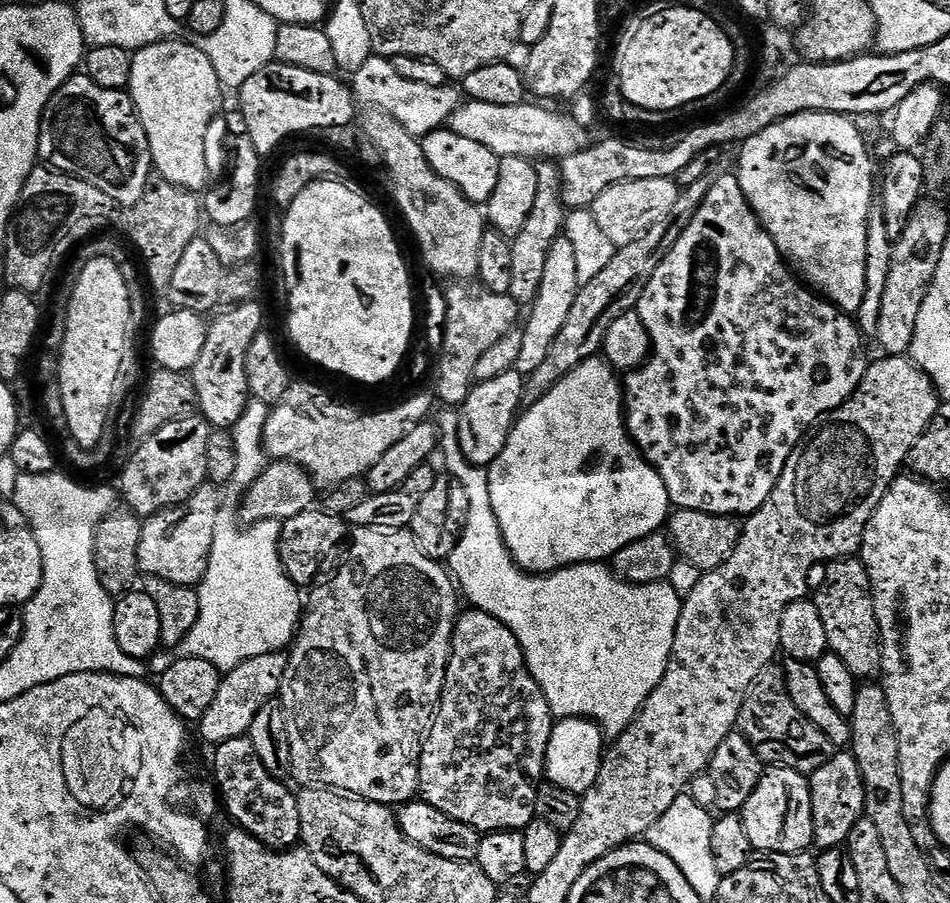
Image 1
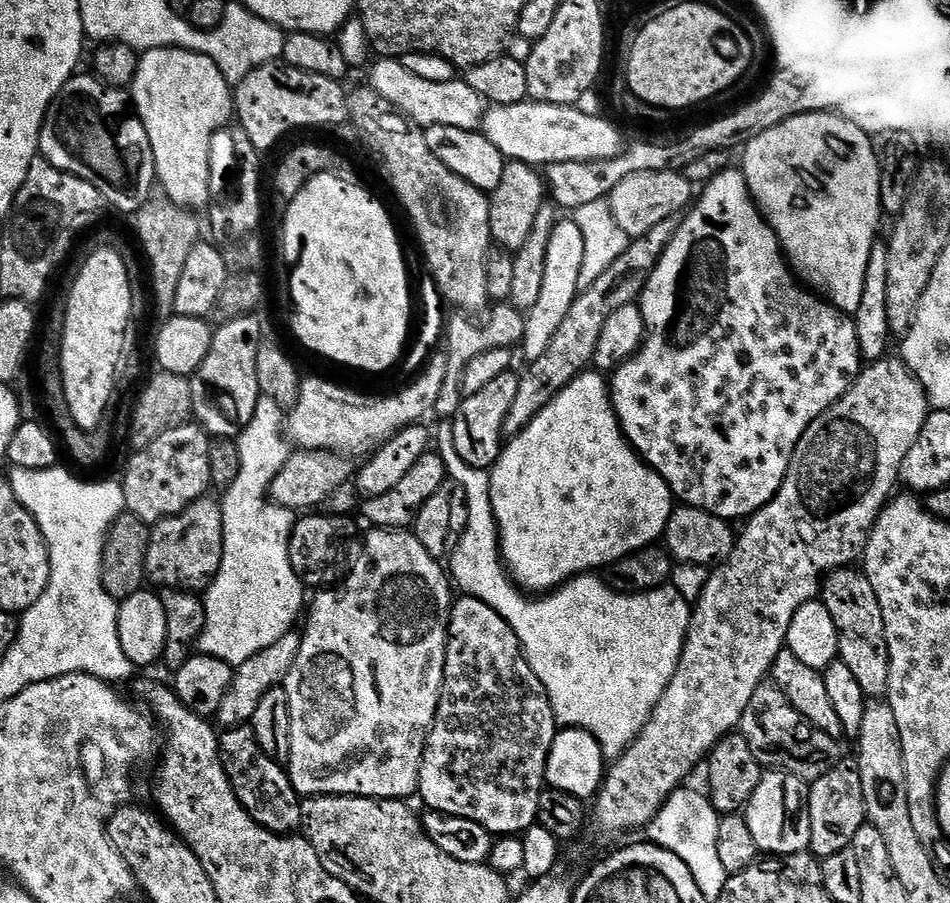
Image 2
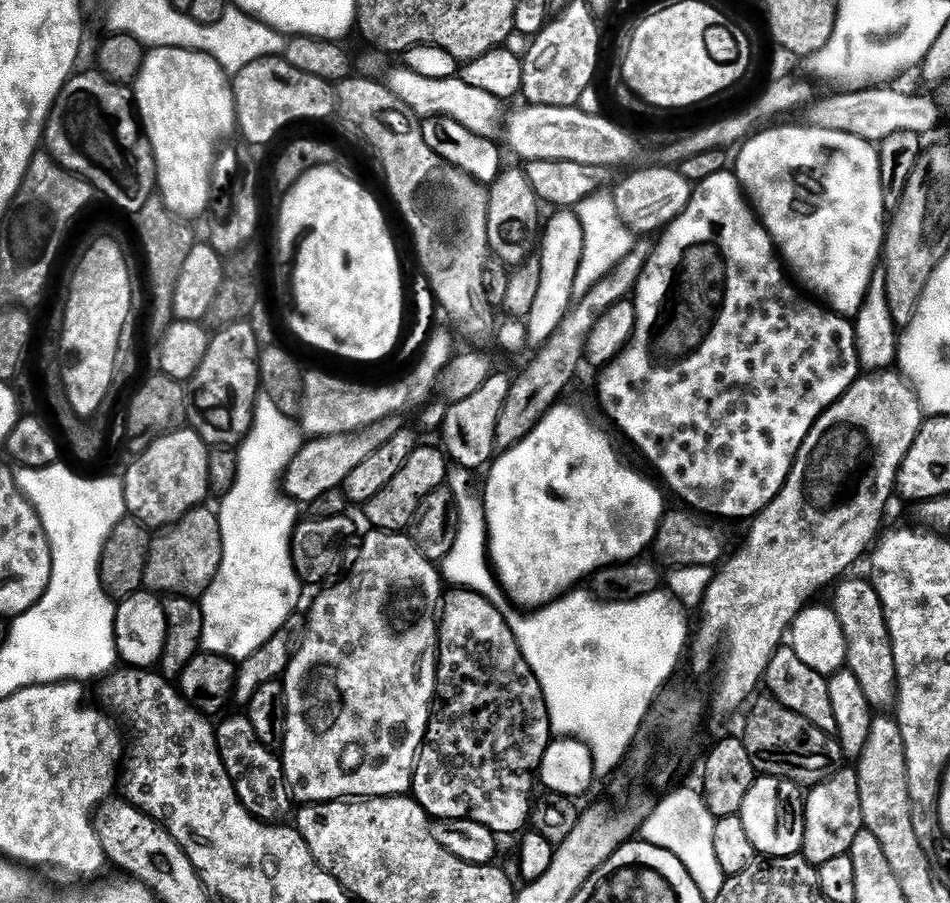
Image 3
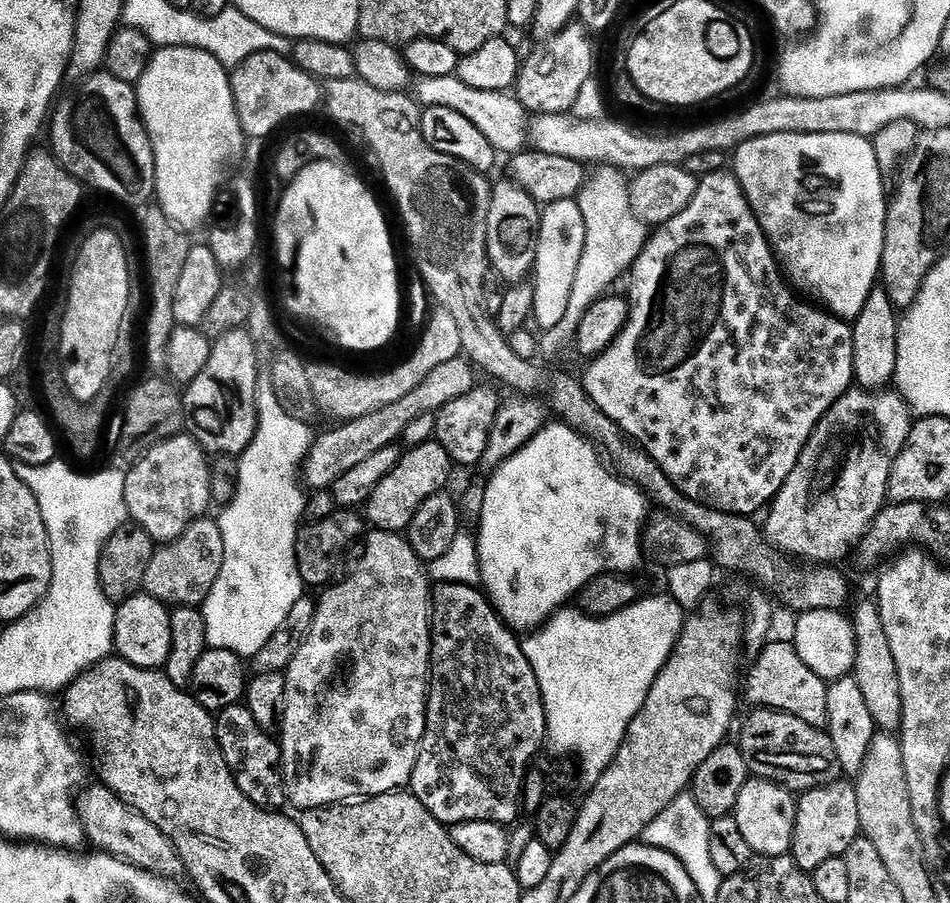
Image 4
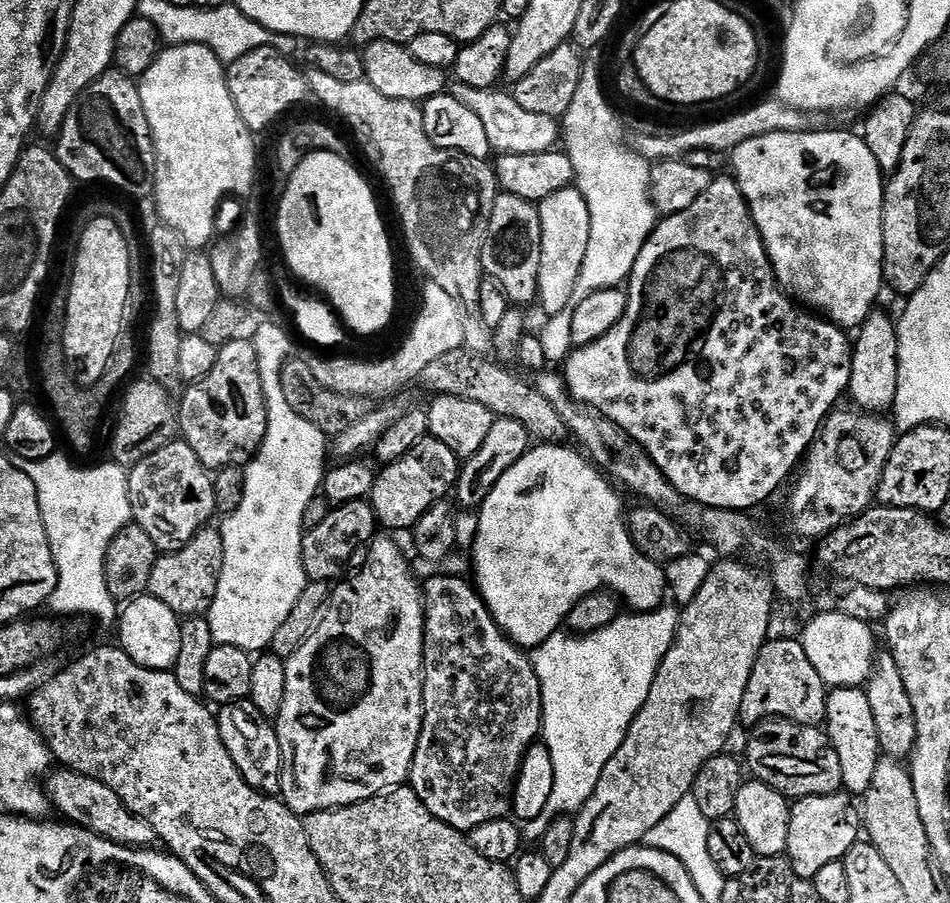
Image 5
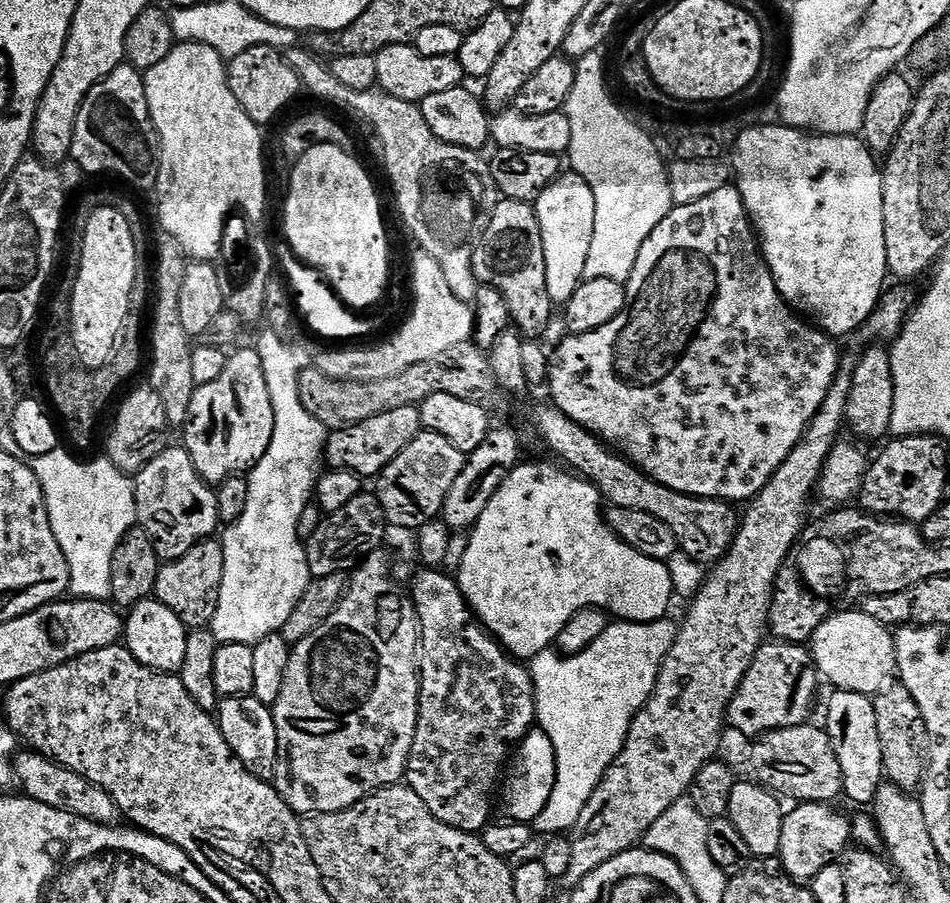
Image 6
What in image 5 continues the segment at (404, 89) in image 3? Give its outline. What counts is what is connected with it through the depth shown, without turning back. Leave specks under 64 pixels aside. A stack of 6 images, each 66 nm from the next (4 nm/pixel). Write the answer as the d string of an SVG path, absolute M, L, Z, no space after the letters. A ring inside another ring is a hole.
M459 82L453 83L451 95L457 96L478 118L482 118L482 126L486 126L486 138L490 138L490 146L496 154L538 154L553 151L562 140L562 124L555 116L546 114L530 114L530 110L522 110L518 106L515 95L508 96L501 90L490 88L471 88Z

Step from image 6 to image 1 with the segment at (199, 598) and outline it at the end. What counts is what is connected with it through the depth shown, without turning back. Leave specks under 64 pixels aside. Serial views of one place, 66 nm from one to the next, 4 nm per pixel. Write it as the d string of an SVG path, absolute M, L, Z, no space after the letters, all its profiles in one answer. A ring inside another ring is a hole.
M206 482L198 490L194 490L194 494L186 498L186 502L162 510L143 521L142 538L138 542L138 566L145 577L162 578L162 582L174 582L174 586L186 586L187 588L196 588L204 581L214 546L214 534L222 519L220 492L221 489L217 485Z

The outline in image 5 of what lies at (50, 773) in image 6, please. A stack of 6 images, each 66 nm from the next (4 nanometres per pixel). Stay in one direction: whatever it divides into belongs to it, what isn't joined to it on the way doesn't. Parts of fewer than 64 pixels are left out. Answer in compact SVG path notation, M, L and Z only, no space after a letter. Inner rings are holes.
M61 767L60 772L53 771L46 780L46 791L51 807L58 808L65 821L78 825L80 828L90 830L102 838L106 838L112 845L129 844L132 850L147 848L157 843L156 831L142 818L138 818L102 782L98 782L89 776L83 776L80 772L74 772L71 768Z

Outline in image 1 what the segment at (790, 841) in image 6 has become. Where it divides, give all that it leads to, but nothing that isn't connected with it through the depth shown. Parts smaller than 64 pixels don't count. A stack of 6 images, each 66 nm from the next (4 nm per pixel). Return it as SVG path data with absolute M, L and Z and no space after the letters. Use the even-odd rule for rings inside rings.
M837 751L826 762L826 766L818 766L816 772L811 773L812 809L814 810L814 844L817 849L839 848L847 845L850 830L864 816L866 790L862 770L858 770L858 762L851 751Z

